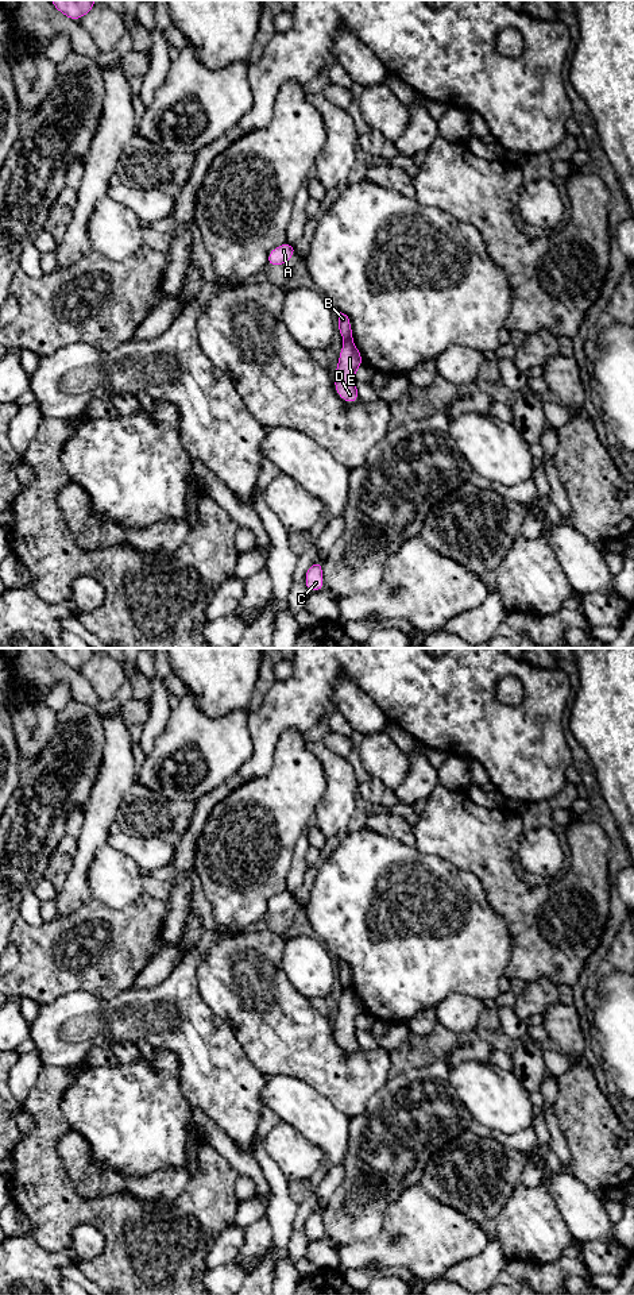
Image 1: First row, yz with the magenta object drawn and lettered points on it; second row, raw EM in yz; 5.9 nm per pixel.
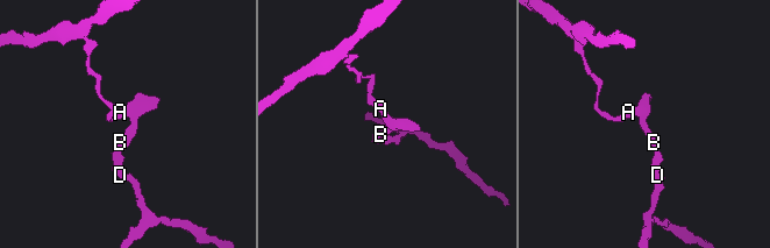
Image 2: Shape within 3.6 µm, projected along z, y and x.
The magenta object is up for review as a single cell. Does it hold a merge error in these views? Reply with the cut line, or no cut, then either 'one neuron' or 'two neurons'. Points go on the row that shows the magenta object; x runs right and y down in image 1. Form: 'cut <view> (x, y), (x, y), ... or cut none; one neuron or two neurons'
cut yz (351, 338), (344, 342); two neurons

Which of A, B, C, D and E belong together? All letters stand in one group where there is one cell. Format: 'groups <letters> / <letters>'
groups A B / C D E

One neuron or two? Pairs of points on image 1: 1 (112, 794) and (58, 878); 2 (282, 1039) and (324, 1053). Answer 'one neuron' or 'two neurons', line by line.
1: two neurons
2: one neuron

